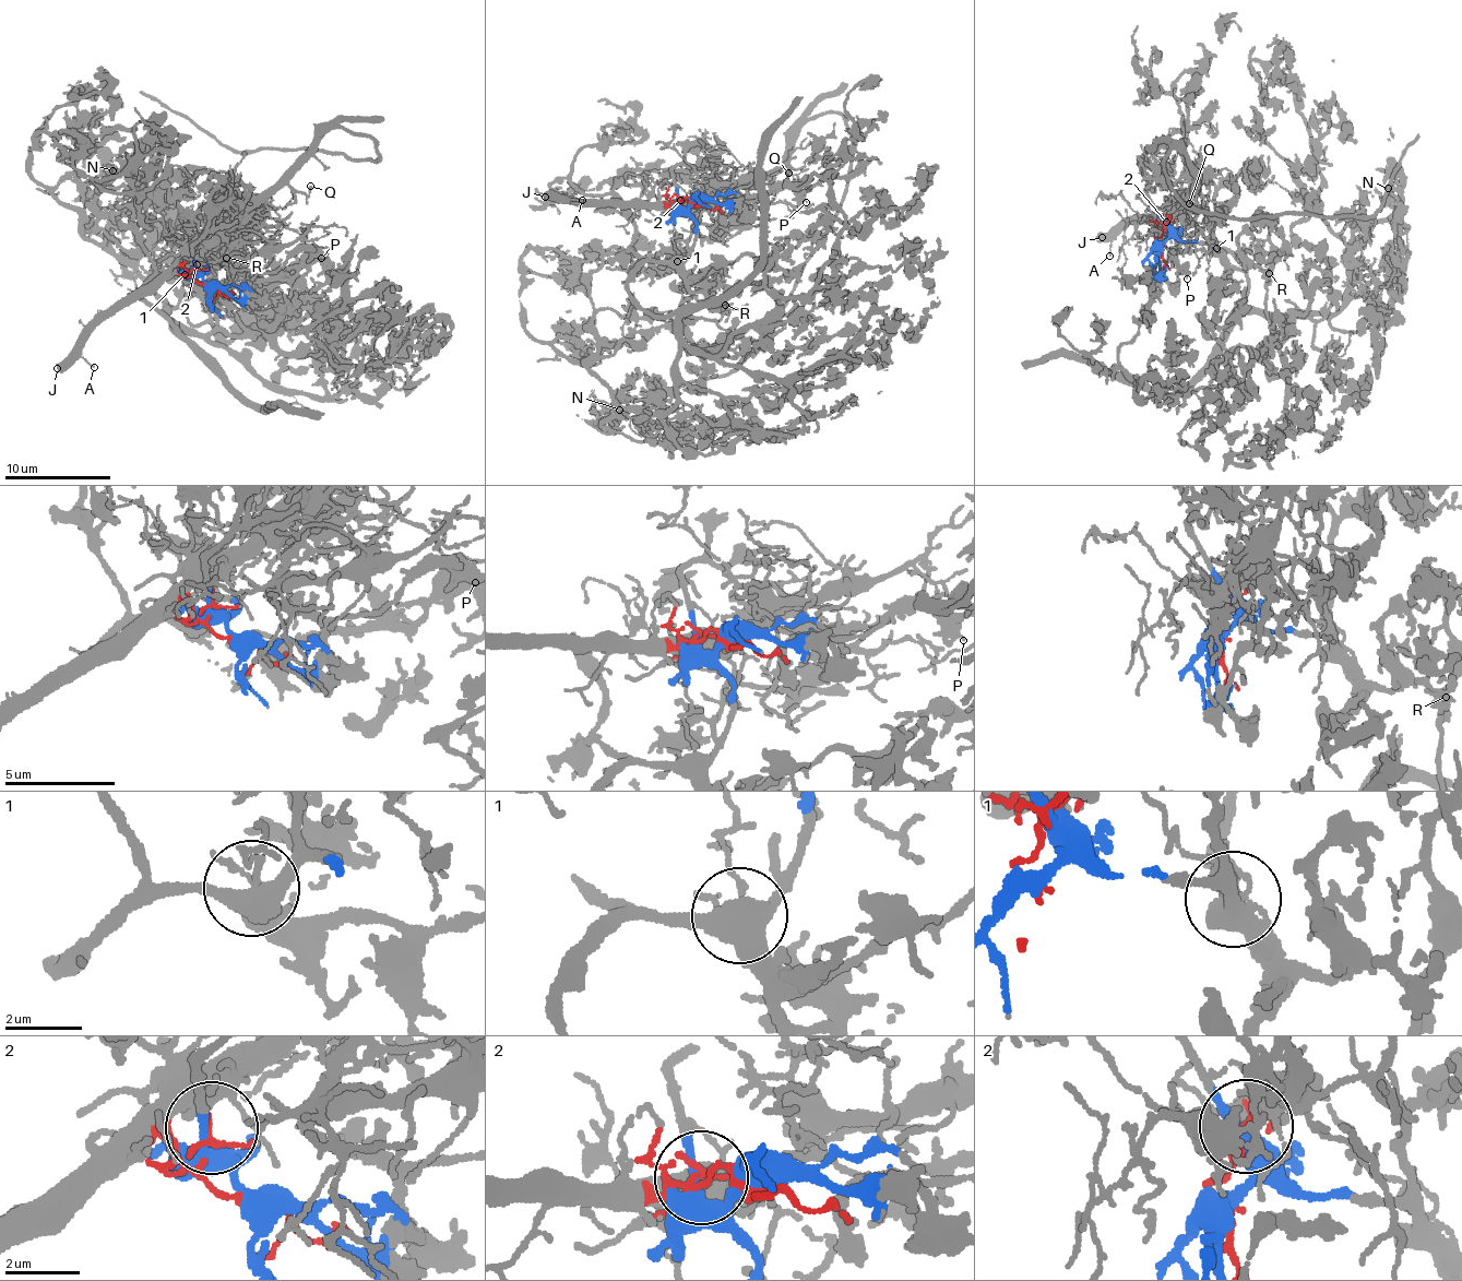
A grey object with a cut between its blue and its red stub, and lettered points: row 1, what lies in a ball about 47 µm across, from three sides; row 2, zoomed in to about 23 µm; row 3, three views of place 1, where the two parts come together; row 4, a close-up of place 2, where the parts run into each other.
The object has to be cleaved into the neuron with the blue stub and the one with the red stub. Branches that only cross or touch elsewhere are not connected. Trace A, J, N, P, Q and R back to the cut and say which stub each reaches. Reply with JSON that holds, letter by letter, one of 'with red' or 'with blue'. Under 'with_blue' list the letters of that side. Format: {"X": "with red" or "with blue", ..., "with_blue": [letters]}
{"A": "with red", "J": "with red", "N": "with blue", "P": "with blue", "Q": "with red", "R": "with blue", "with_blue": ["N", "P", "R"]}

